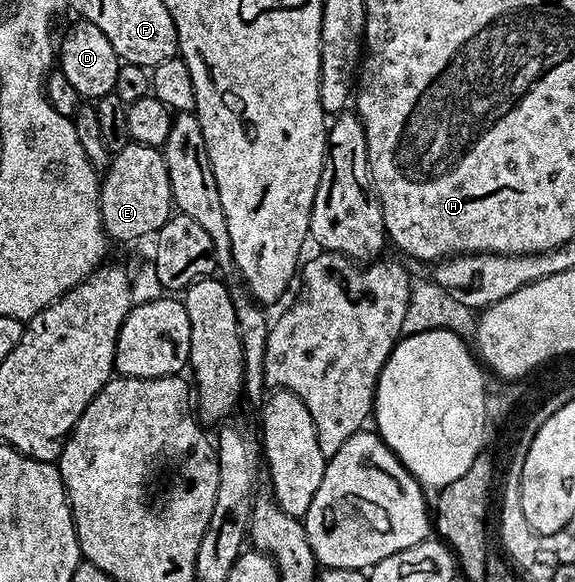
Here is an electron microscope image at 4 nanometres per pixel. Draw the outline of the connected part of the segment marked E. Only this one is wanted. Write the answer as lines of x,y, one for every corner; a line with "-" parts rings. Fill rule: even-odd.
130,141
121,151
113,154
101,178
99,211
103,230
112,243
135,242
146,234
154,235
167,223
173,213
173,203
160,147

